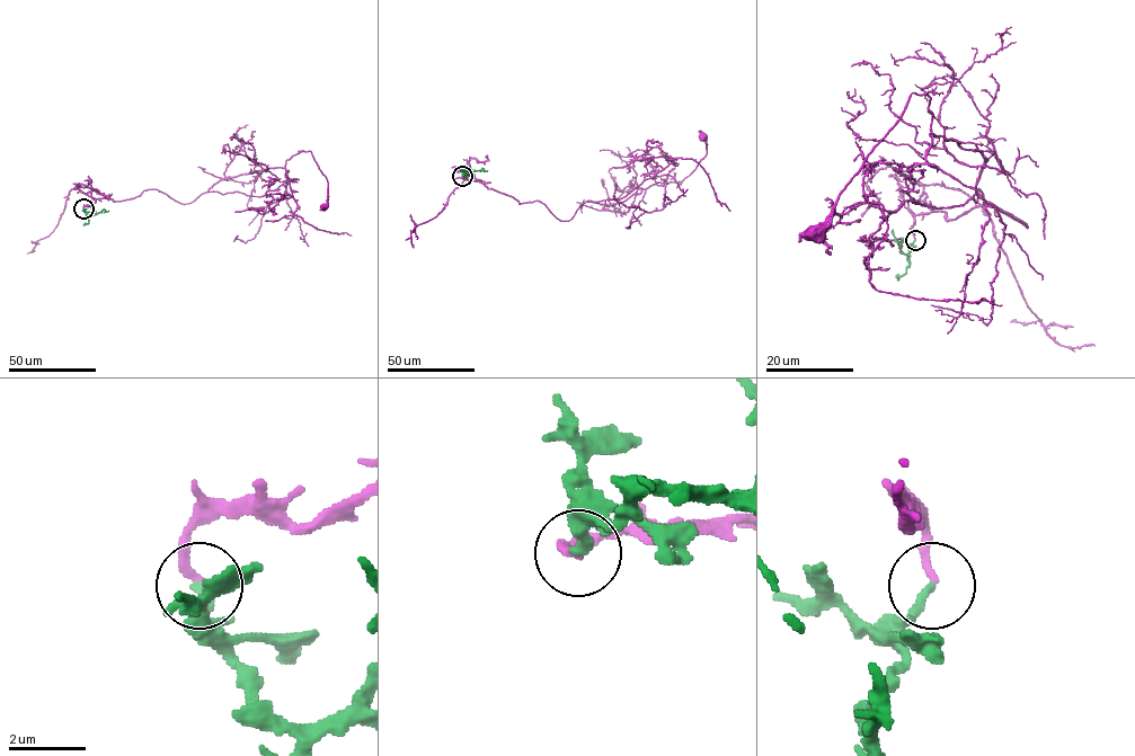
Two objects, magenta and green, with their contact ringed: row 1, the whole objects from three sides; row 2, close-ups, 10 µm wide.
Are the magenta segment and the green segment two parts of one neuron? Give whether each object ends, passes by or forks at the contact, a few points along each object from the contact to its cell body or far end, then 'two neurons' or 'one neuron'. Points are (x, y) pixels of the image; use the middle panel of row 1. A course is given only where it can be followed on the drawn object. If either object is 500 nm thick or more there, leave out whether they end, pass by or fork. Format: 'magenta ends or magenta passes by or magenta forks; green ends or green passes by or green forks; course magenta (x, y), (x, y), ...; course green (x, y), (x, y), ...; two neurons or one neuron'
magenta ends; green ends; course magenta (462, 177), (568, 221), (587, 201), (611, 205), (682, 181), (706, 154), (702, 136); course green (462, 177), (487, 170); one neuron

